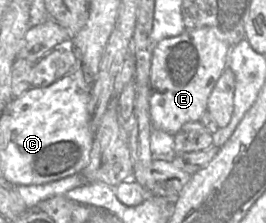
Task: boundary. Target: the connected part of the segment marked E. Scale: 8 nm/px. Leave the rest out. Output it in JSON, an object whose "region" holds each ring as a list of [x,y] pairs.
{"region":[[[209,27],[186,29],[180,35],[175,36],[175,37],[165,38],[165,39],[161,40],[160,42],[158,42],[154,46],[154,49],[152,52],[151,70],[150,70],[150,88],[151,88],[150,116],[151,116],[151,122],[152,122],[153,129],[163,130],[167,133],[175,135],[185,123],[200,120],[200,118],[207,111],[208,98],[209,98],[216,82],[218,81],[219,77],[224,72],[224,70],[227,68],[228,54],[230,52],[231,47],[233,47],[233,46],[230,46],[226,42],[220,40],[216,36],[215,32]]]}

